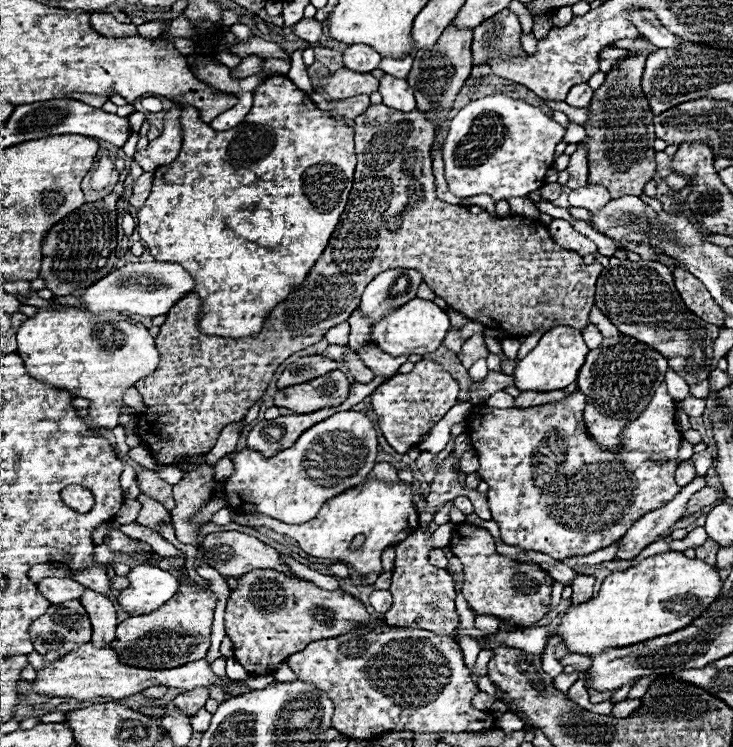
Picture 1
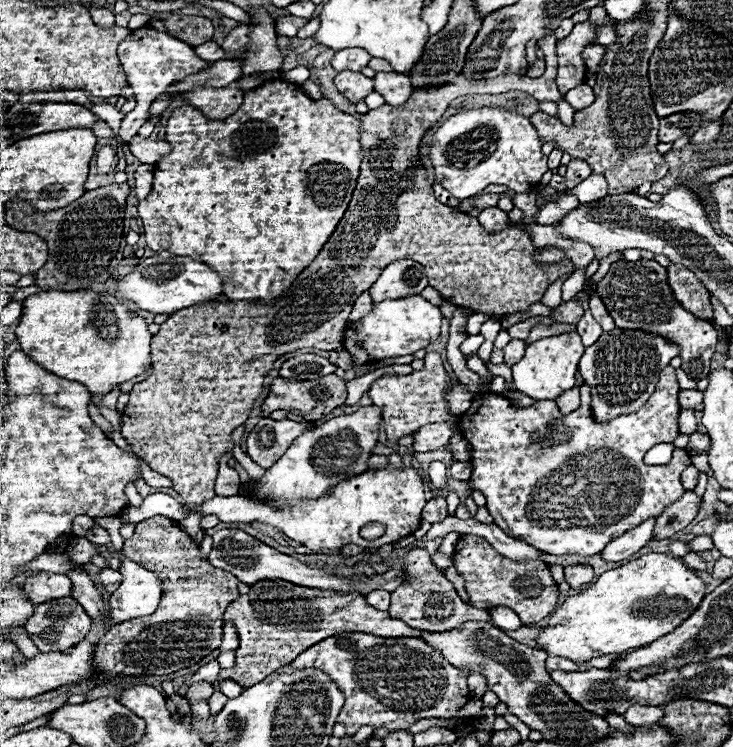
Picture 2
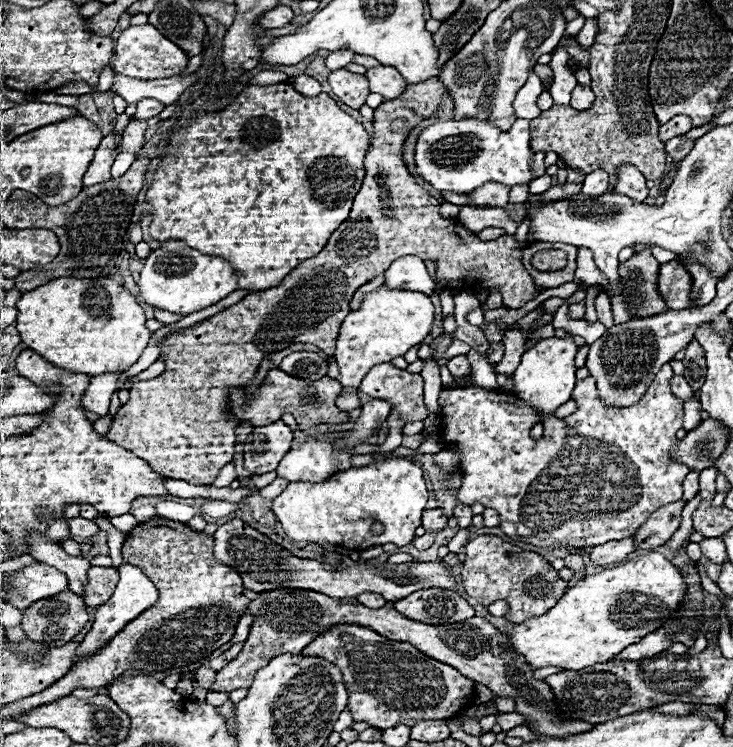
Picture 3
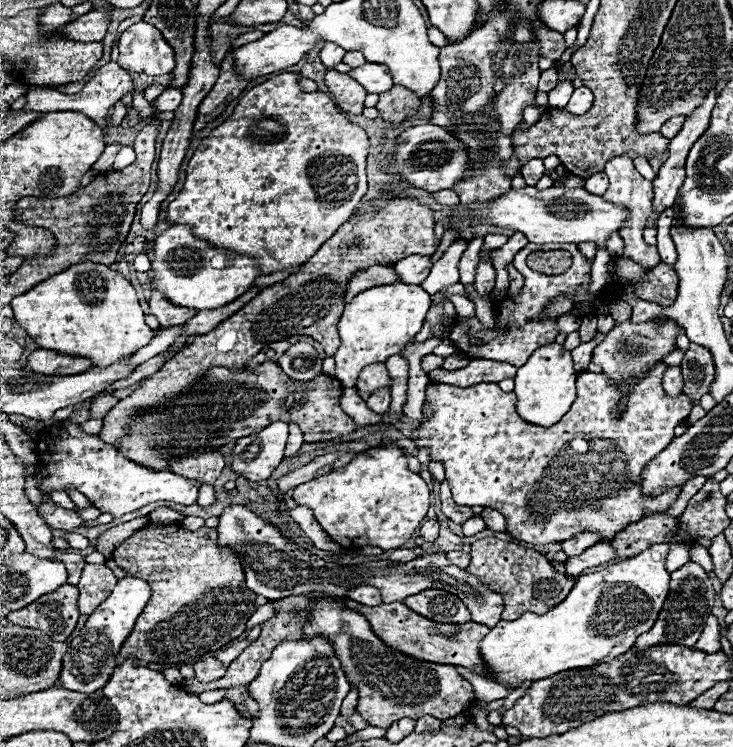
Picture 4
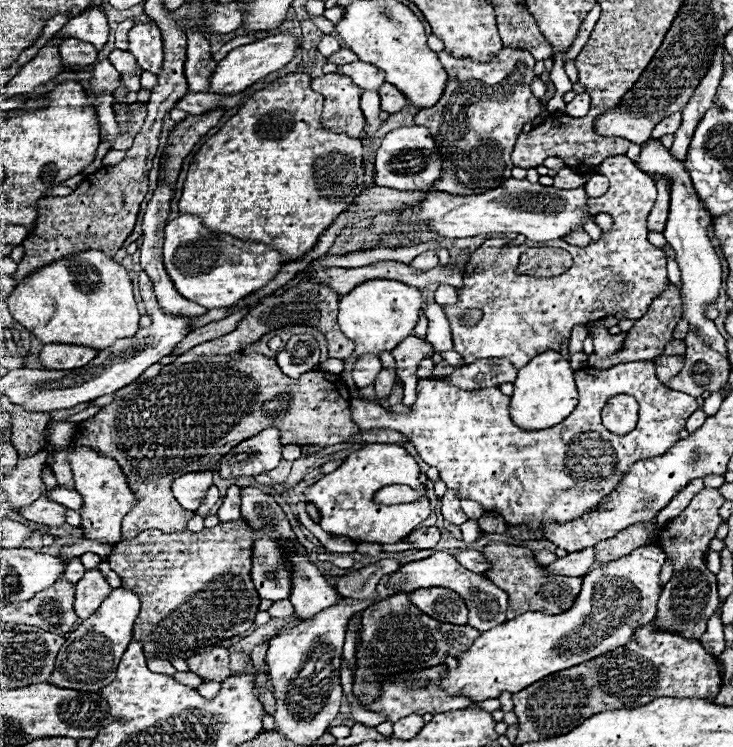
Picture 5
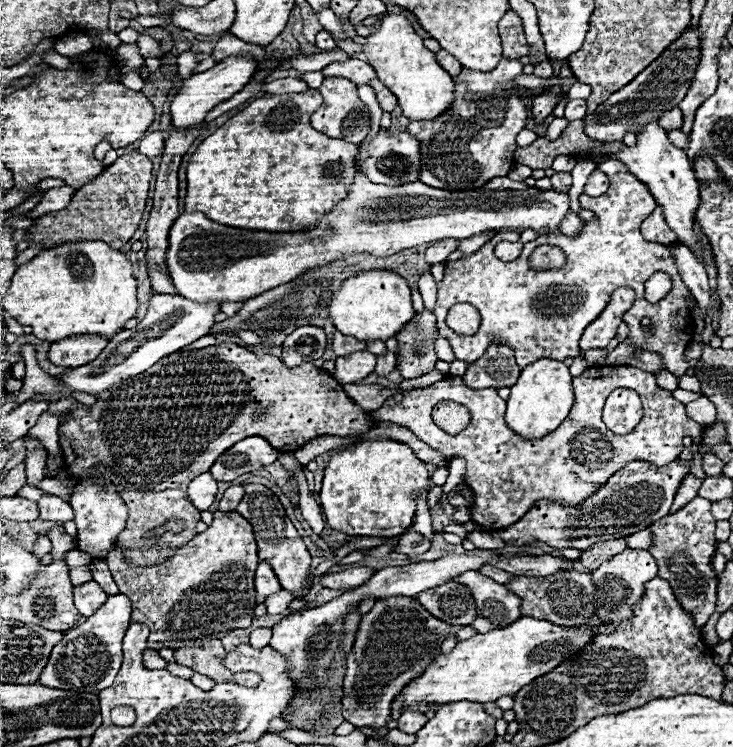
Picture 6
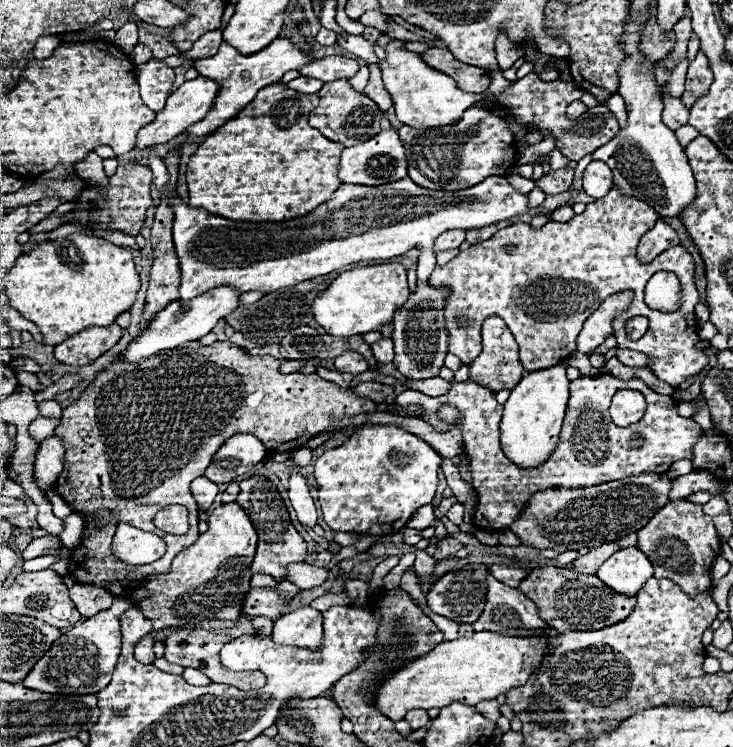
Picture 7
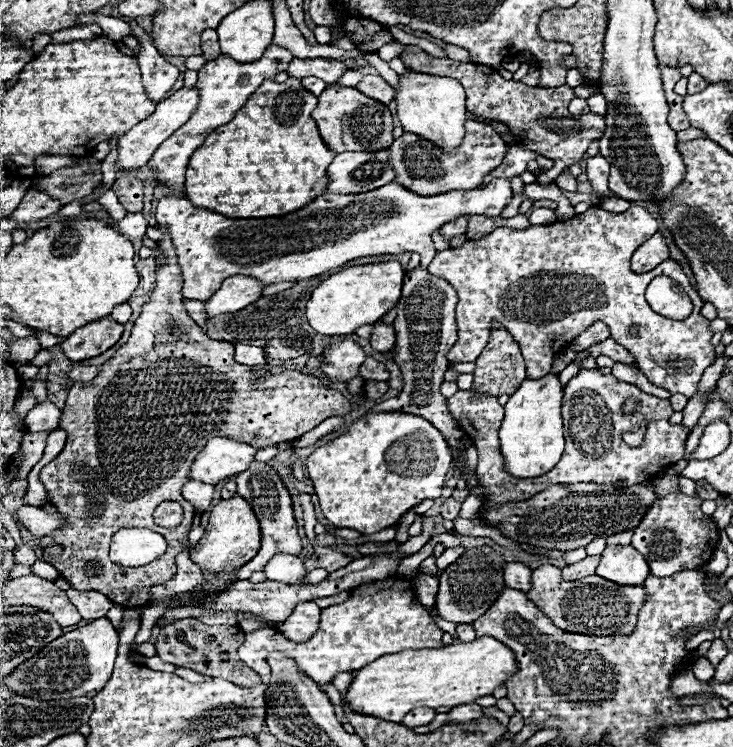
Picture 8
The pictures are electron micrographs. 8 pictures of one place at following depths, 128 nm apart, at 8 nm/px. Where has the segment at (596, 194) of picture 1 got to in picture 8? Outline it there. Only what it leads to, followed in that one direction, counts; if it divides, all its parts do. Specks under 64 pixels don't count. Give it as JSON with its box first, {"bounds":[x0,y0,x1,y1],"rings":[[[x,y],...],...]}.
{"bounds":[586,154,610,198],"rings":[[[600,154],[586,160],[586,176],[588,176],[588,182],[592,186],[592,192],[602,196],[602,198],[610,196],[608,174],[610,174],[610,162],[606,158],[602,158]]]}

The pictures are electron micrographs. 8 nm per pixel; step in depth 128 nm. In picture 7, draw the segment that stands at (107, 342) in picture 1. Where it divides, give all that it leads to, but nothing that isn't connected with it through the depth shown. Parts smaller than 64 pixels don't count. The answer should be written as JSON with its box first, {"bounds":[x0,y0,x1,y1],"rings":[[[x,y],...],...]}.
{"bounds":[4,234,140,344],"rings":[[[68,234],[54,242],[42,242],[34,246],[30,252],[22,254],[18,262],[12,266],[10,274],[4,278],[4,290],[10,298],[12,308],[16,308],[26,320],[34,322],[46,344],[58,344],[72,334],[78,334],[80,330],[88,326],[110,326],[116,322],[116,318],[122,312],[128,312],[136,300],[136,294],[140,290],[140,278],[134,268],[132,254],[120,246],[114,246],[112,242],[100,238],[100,236],[88,236],[88,234]]]}

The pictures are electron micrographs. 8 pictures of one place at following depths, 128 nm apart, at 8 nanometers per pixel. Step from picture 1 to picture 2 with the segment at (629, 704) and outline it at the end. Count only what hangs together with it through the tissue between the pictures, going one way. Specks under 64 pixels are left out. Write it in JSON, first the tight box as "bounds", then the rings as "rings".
{"bounds":[624,704,662,726],"rings":[[[632,704],[624,714],[626,722],[630,722],[632,726],[650,726],[656,724],[658,718],[662,716],[662,710],[658,706],[640,706],[640,704]]]}

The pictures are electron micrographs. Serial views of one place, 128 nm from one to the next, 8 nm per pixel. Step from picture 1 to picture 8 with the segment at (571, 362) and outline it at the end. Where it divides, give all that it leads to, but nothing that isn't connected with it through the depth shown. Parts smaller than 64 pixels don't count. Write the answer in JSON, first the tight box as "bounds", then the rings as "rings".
{"bounds":[500,374,564,478],"rings":[[[546,374],[538,380],[524,380],[520,388],[510,396],[500,426],[500,450],[504,466],[516,478],[536,478],[552,470],[564,450],[562,434],[562,396],[564,386],[558,374]]]}

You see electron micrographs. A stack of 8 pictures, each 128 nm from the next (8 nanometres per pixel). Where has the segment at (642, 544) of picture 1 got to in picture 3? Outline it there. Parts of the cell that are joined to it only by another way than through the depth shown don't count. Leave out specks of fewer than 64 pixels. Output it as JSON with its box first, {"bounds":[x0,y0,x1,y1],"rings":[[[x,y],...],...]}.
{"bounds":[590,536,636,566],"rings":[[[630,536],[630,538],[624,538],[624,540],[614,540],[614,542],[606,542],[602,546],[596,546],[594,550],[590,550],[590,560],[598,566],[620,562],[636,550],[634,542],[636,540]]]}

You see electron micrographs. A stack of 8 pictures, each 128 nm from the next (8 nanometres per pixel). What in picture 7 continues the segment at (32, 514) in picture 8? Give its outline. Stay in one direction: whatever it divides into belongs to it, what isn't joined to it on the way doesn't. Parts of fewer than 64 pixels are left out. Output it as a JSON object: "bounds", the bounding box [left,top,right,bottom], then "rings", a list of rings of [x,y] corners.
{"bounds":[60,512,84,548],"rings":[[[72,512],[64,522],[66,522],[66,526],[64,526],[64,532],[60,534],[62,544],[64,544],[66,548],[76,548],[76,546],[80,546],[80,542],[82,542],[84,520],[82,520],[76,512]]]}

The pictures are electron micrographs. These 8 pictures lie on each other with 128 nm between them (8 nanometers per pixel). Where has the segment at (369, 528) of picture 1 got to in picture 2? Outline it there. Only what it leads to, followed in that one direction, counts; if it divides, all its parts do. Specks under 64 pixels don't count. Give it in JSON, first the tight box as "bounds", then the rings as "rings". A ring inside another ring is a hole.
{"bounds":[200,423,452,550],"rings":[[[446,423],[426,424],[413,434],[412,452],[402,458],[406,470],[398,470],[394,466],[388,466],[384,470],[366,470],[366,474],[358,474],[358,478],[348,478],[346,482],[340,482],[338,486],[334,486],[334,490],[328,490],[322,498],[318,498],[318,502],[302,502],[298,506],[292,506],[290,510],[270,510],[270,506],[262,506],[246,496],[214,496],[210,502],[204,502],[200,510],[204,516],[216,514],[218,520],[226,524],[270,524],[310,550],[340,550],[346,544],[380,548],[384,544],[392,544],[410,536],[420,526],[420,512],[426,504],[426,496],[422,476],[412,467],[413,454],[438,450],[448,444],[452,435],[452,430]],[[368,522],[380,522],[386,532],[376,540],[364,540],[358,532]]]}

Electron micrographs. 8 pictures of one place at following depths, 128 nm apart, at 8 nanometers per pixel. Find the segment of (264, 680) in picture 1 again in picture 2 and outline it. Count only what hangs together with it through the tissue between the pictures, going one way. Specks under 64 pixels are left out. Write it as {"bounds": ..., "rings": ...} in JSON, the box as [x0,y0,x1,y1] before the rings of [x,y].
{"bounds":[220,680,244,698],"rings":[[[222,680],[220,682],[220,692],[226,694],[228,698],[236,698],[238,694],[244,692],[244,686],[240,686],[236,680]]]}

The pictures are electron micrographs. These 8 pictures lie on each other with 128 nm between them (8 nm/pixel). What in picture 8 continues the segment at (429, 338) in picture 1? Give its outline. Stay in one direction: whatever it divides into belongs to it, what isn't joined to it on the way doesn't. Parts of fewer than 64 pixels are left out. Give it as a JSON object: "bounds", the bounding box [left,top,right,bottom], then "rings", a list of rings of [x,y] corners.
{"bounds":[306,260,404,336],"rings":[[[392,260],[392,262],[380,262],[380,264],[352,266],[326,278],[312,292],[306,304],[306,316],[310,326],[326,336],[344,336],[344,334],[354,334],[356,328],[364,324],[378,322],[388,310],[396,306],[402,292],[404,272],[392,272],[388,266],[394,266],[394,264],[400,264],[400,262]]]}

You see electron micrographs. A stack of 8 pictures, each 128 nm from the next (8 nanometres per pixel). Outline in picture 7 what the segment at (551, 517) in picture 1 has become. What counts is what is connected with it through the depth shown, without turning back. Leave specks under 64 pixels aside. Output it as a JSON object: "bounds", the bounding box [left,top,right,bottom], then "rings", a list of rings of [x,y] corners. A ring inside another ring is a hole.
{"bounds":[396,374,702,530],"rings":[[[612,374],[600,376],[580,376],[578,380],[570,382],[570,402],[566,408],[564,426],[558,438],[558,446],[552,456],[536,466],[536,468],[518,468],[514,462],[506,458],[500,444],[500,416],[502,404],[496,402],[496,394],[486,390],[470,380],[466,382],[452,382],[450,390],[444,396],[426,396],[416,390],[404,390],[396,398],[398,408],[406,406],[420,406],[422,414],[418,416],[426,424],[434,426],[438,432],[452,428],[452,424],[444,424],[438,420],[436,410],[440,404],[456,406],[464,420],[462,424],[462,446],[464,454],[472,462],[472,484],[478,494],[478,506],[474,512],[474,526],[482,530],[502,530],[508,528],[516,518],[518,512],[524,510],[526,502],[532,494],[542,490],[556,490],[556,488],[588,488],[598,486],[604,482],[612,482],[630,474],[650,472],[666,472],[676,460],[690,458],[692,460],[692,446],[702,436],[702,428],[692,418],[678,416],[678,404],[672,396],[652,392],[640,378],[620,380]],[[630,388],[644,394],[648,408],[640,422],[618,428],[612,424],[608,408],[610,400],[616,390]],[[634,436],[642,438],[640,448],[632,448],[630,442]]]}

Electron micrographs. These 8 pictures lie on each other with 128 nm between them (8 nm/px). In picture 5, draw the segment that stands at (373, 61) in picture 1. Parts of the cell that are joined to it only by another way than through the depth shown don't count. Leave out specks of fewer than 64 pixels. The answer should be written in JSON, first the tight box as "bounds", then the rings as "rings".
{"bounds":[318,36,340,58],"rings":[[[324,36],[324,38],[320,40],[320,44],[318,44],[318,52],[320,52],[324,58],[332,56],[332,54],[338,52],[338,50],[340,50],[340,44],[338,44],[338,40],[336,40],[334,36]]]}

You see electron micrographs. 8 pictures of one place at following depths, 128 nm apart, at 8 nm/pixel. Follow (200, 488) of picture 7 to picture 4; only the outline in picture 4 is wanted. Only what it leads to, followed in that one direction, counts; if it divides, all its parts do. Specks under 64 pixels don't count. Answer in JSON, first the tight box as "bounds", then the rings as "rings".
{"bounds":[34,420,200,518],"rings":[[[72,420],[60,422],[60,428],[62,434],[42,434],[34,448],[40,466],[50,472],[40,484],[44,494],[52,494],[56,490],[78,490],[92,502],[94,508],[108,512],[114,518],[158,500],[172,500],[186,506],[196,502],[200,482],[182,478],[168,470],[152,470],[148,466],[136,464],[124,458],[112,444],[102,442],[98,436],[86,434],[82,426]]]}

